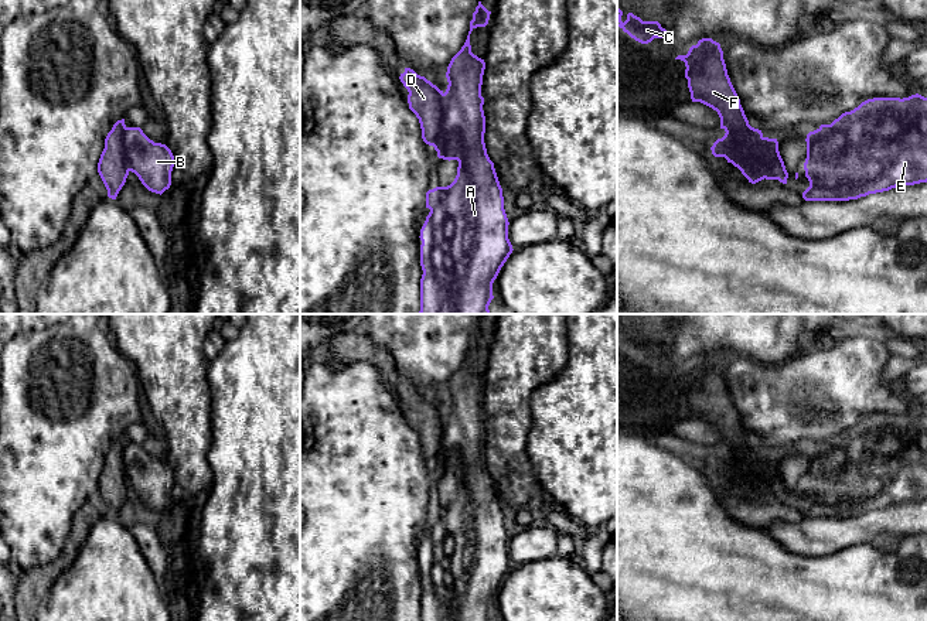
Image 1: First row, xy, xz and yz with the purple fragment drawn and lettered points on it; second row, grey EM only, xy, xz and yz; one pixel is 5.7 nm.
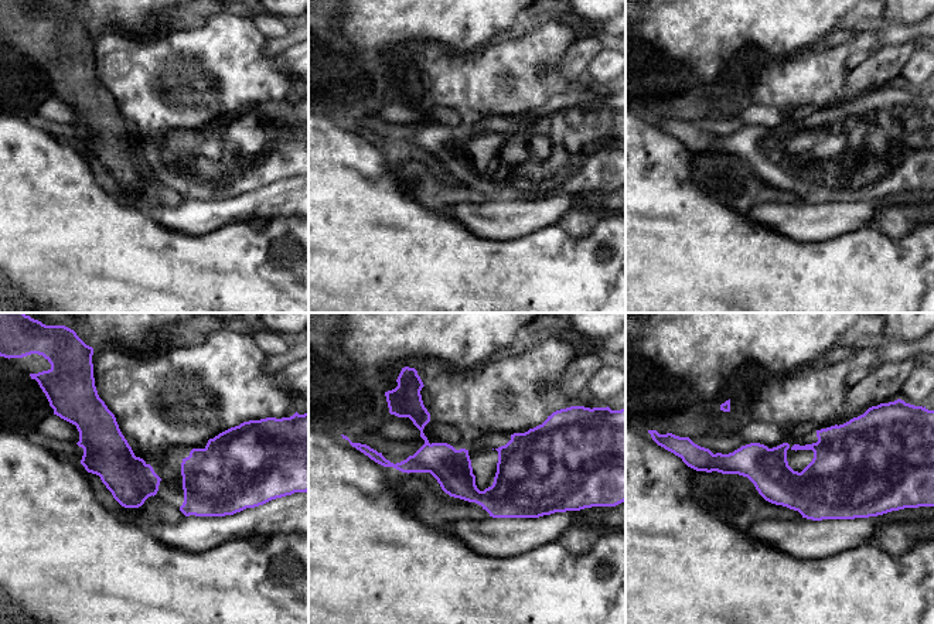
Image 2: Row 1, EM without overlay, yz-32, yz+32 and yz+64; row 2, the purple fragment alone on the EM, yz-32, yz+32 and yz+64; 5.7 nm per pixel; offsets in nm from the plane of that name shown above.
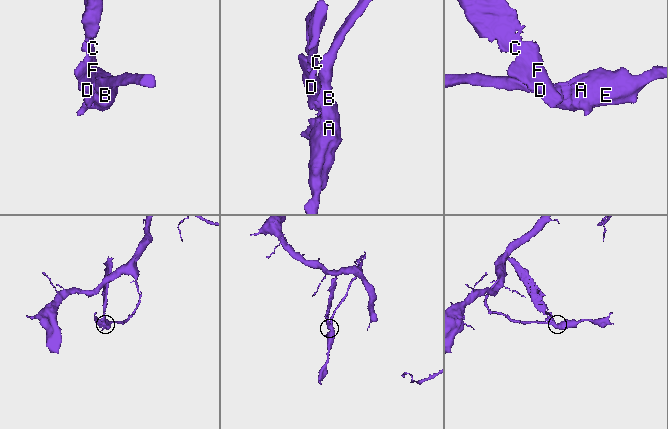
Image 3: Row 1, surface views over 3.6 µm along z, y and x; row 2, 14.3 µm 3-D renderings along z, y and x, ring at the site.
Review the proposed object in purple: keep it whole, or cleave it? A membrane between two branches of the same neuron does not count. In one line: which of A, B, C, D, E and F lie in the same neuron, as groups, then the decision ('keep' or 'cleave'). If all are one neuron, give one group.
groups A B E / C D F; cleave

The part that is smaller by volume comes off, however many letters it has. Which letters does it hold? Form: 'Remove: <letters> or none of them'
Remove: C, D, F

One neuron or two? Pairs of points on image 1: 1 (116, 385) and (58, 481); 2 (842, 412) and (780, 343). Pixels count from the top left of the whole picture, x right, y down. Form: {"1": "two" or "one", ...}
{"1": "one", "2": "two"}

